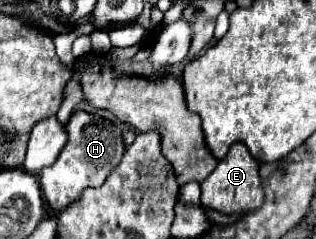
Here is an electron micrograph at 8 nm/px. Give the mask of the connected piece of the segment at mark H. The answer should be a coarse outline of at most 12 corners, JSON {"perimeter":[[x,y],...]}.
{"perimeter":[[76,111],[40,189],[62,211],[102,185],[124,155],[122,131]]}

